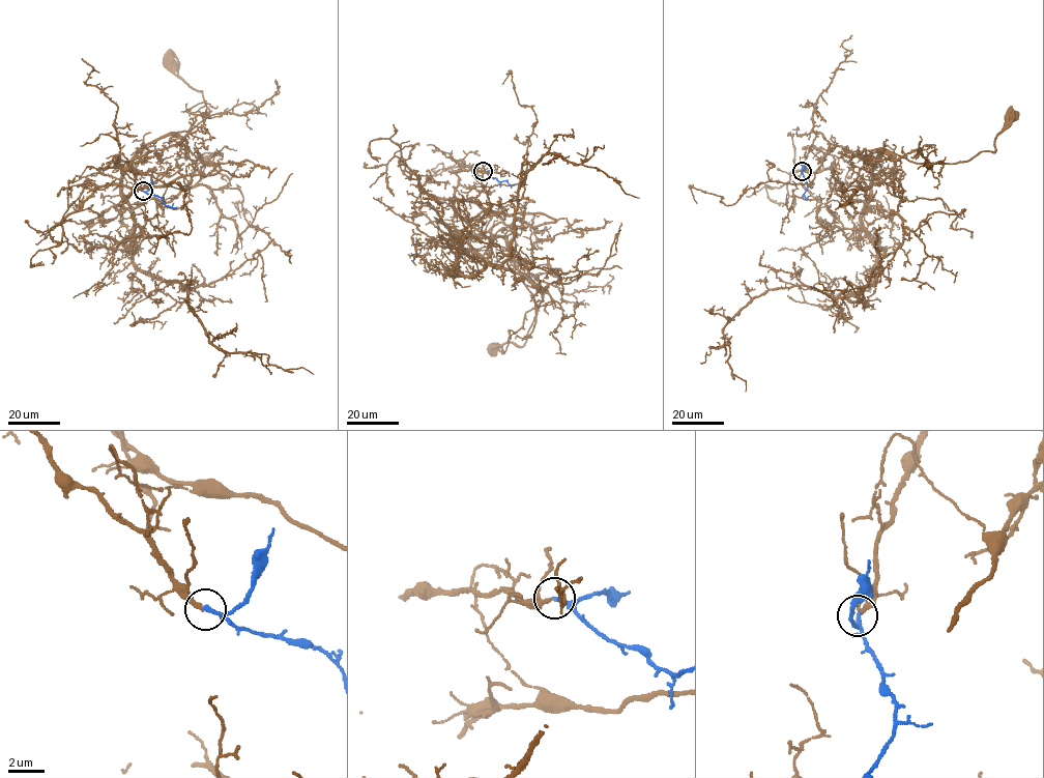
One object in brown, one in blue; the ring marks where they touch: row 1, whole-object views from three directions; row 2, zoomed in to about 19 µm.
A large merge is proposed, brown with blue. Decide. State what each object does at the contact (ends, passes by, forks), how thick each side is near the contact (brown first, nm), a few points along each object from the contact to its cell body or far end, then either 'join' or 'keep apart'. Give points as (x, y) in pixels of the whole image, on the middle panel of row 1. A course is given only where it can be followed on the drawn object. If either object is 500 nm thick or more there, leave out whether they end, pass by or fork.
brown ends | blue passes by | 240/160 nm | brown via (483, 171), (455, 171), (454, 229), (477, 238), (502, 236), (533, 297), (535, 316), (521, 346), (493, 349) | blue via (483, 171), (500, 182), (515, 185) | join

